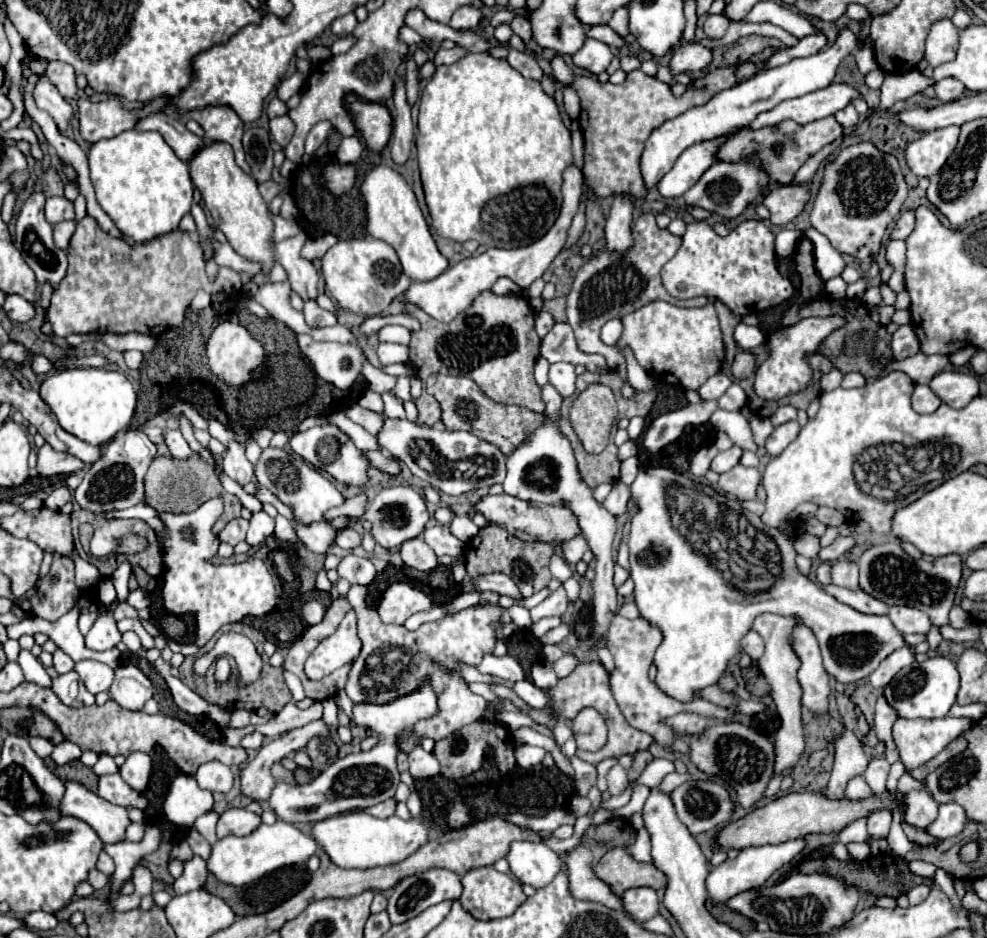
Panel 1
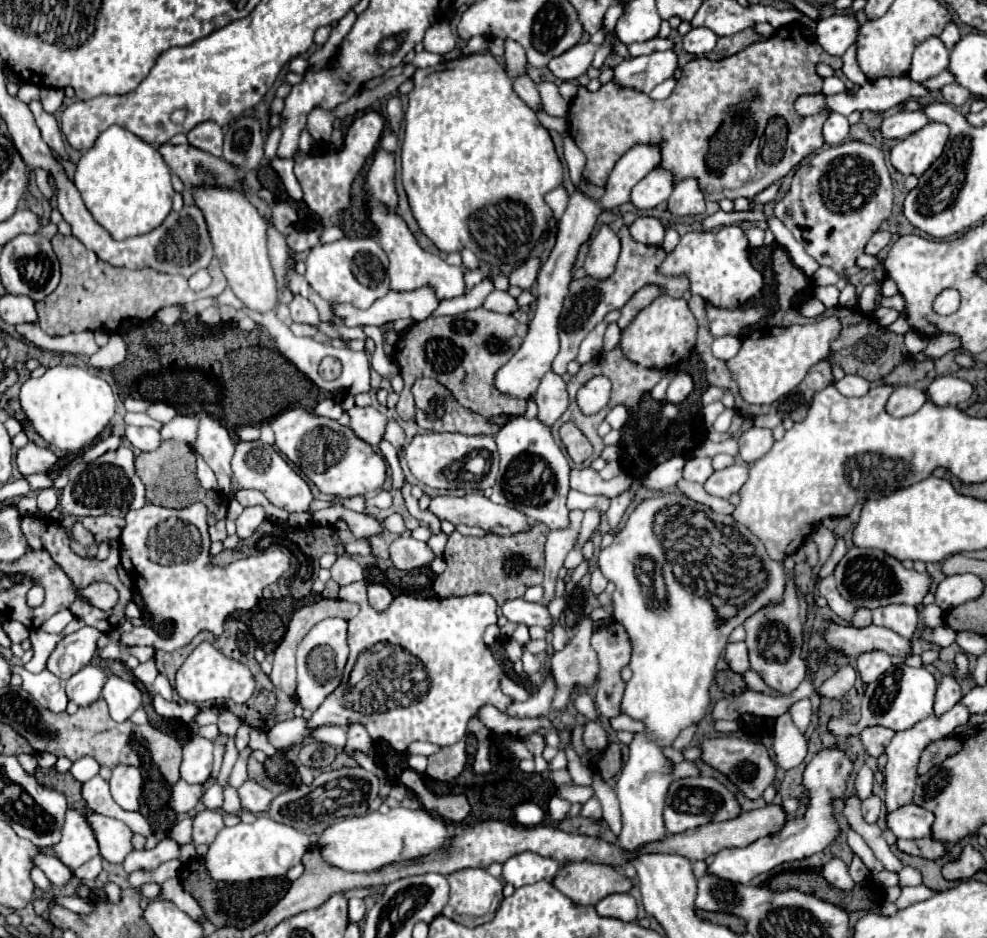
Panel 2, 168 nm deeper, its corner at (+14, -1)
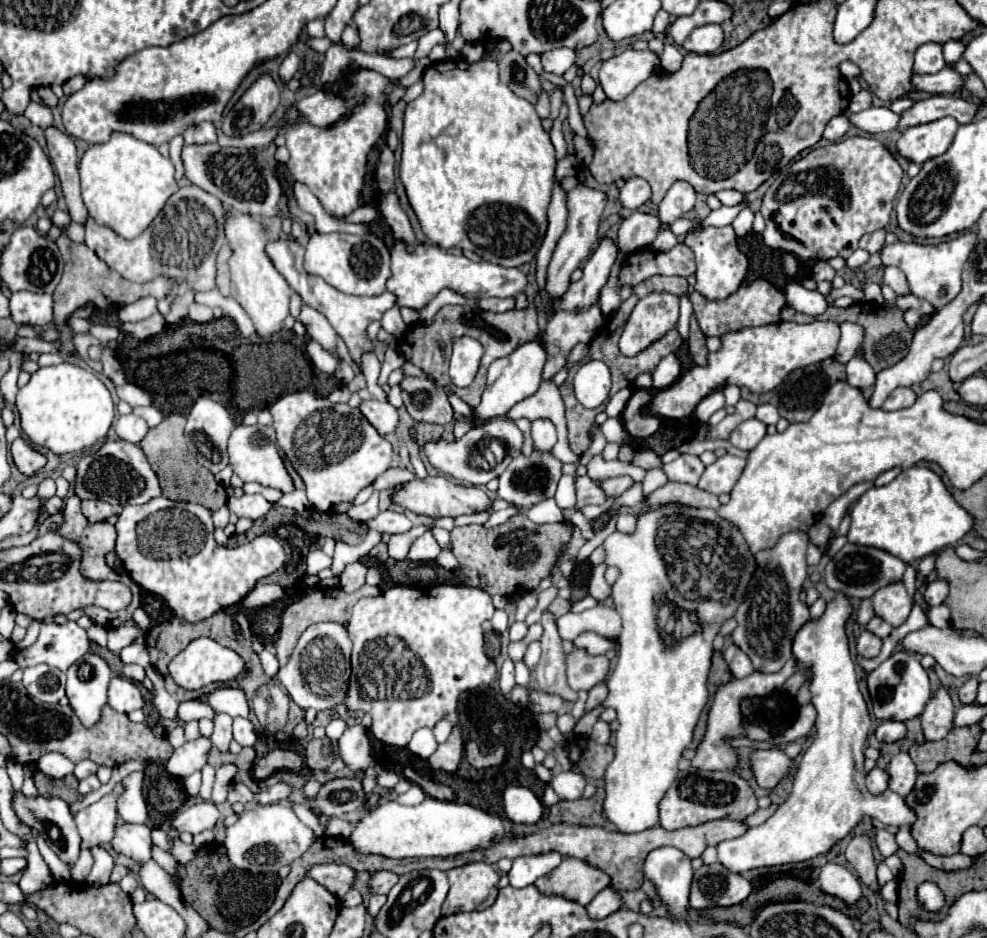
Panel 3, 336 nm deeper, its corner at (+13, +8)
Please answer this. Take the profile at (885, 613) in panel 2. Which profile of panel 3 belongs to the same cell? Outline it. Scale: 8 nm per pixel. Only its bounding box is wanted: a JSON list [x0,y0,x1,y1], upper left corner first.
[871,582,913,628]

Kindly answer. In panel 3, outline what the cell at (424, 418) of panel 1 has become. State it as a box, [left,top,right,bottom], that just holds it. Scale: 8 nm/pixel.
[399,306,539,406]

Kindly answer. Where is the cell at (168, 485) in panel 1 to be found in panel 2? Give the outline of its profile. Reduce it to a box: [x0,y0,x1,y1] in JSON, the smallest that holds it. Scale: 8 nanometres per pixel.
[136,441,228,525]

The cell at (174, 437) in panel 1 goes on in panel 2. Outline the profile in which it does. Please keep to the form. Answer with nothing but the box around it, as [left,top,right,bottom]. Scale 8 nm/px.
[124,427,162,451]

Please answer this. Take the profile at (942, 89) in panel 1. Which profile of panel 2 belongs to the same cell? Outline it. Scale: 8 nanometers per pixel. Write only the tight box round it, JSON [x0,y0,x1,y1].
[940,83,970,105]

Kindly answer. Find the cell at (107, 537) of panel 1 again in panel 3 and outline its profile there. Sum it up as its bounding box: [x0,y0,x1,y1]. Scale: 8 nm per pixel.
[81,500,121,522]

